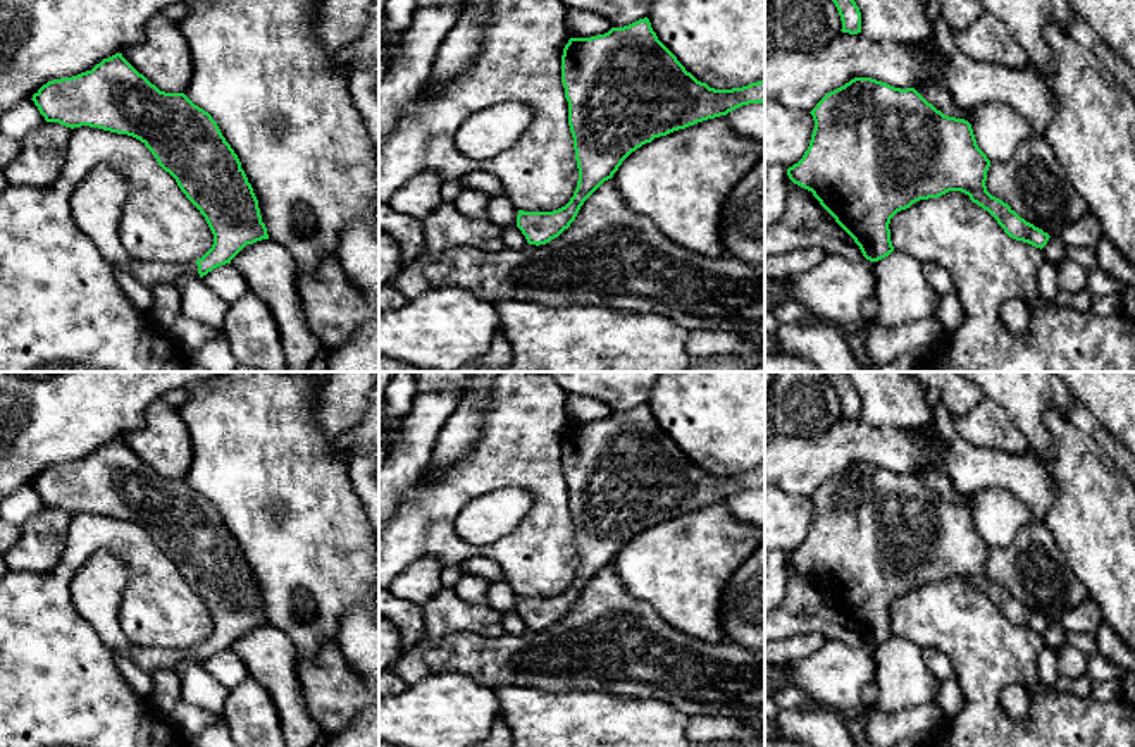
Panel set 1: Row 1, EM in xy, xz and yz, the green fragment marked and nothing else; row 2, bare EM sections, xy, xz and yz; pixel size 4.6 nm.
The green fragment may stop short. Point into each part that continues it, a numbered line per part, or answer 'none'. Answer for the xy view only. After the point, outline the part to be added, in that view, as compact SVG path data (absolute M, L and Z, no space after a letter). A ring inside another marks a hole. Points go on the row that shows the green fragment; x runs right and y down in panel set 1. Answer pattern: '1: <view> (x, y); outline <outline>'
1: xy (97, 203); outline M96 165L71 196L74 222L112 267L131 272L148 289L162 284L174 286L188 274L200 277L196 260L160 263L127 255L119 239L119 220L127 196L127 179L110 165Z

